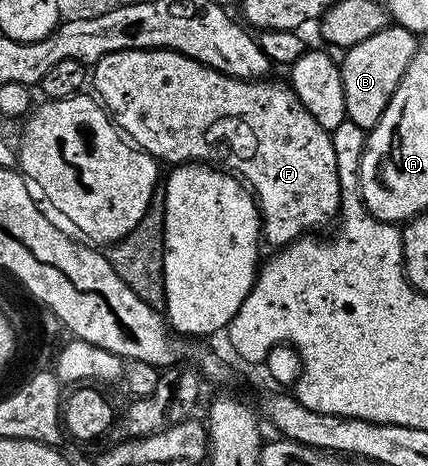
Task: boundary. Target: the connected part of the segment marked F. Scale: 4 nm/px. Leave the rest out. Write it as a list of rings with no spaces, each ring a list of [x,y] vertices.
[[[132,49],[131,51],[115,51],[111,55],[103,55],[91,69],[91,89],[96,94],[102,105],[105,106],[110,117],[113,118],[118,129],[132,144],[145,153],[156,157],[158,162],[169,161],[170,166],[184,165],[186,163],[204,163],[218,169],[224,169],[236,175],[244,184],[248,185],[253,196],[257,199],[257,210],[261,212],[261,231],[266,246],[277,245],[284,247],[296,241],[298,237],[321,231],[329,220],[336,218],[341,212],[341,192],[339,191],[339,171],[335,159],[335,143],[330,130],[319,127],[319,122],[307,107],[295,95],[295,91],[288,84],[280,85],[274,79],[258,79],[256,81],[244,81],[223,75],[211,67],[207,67],[202,61],[191,59],[182,53],[176,53],[170,49]]]

